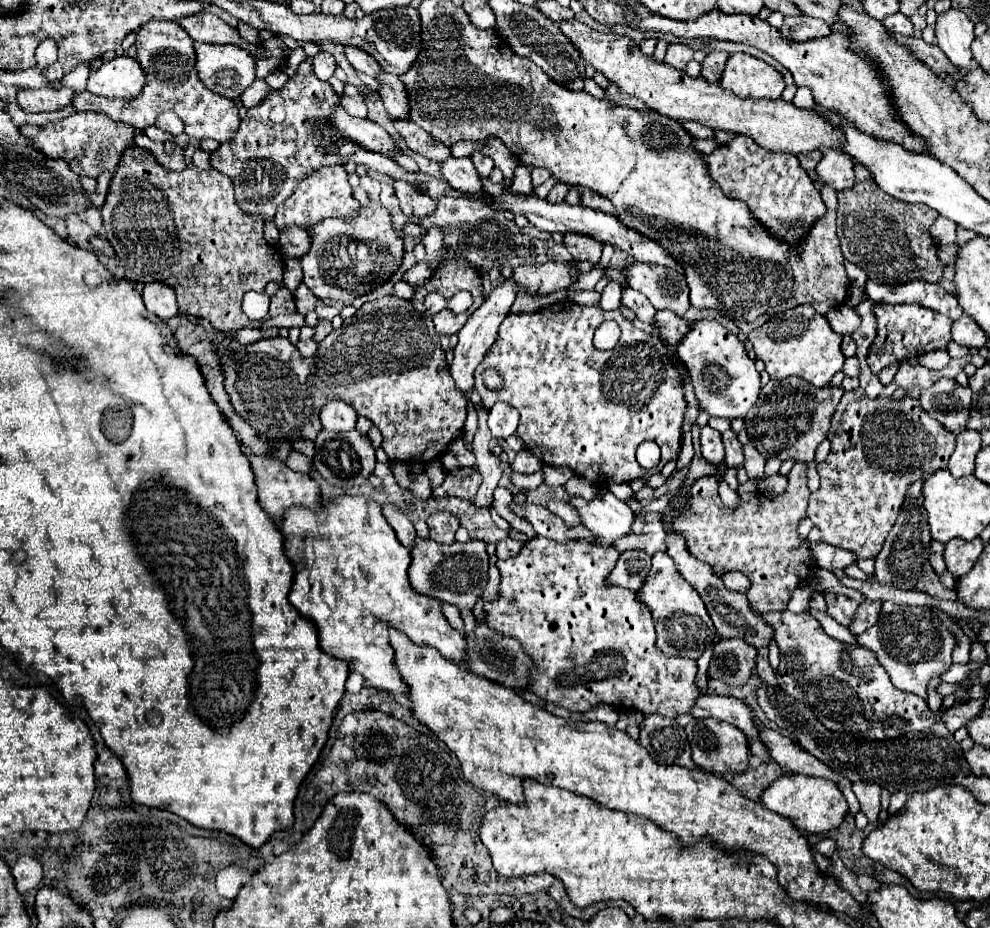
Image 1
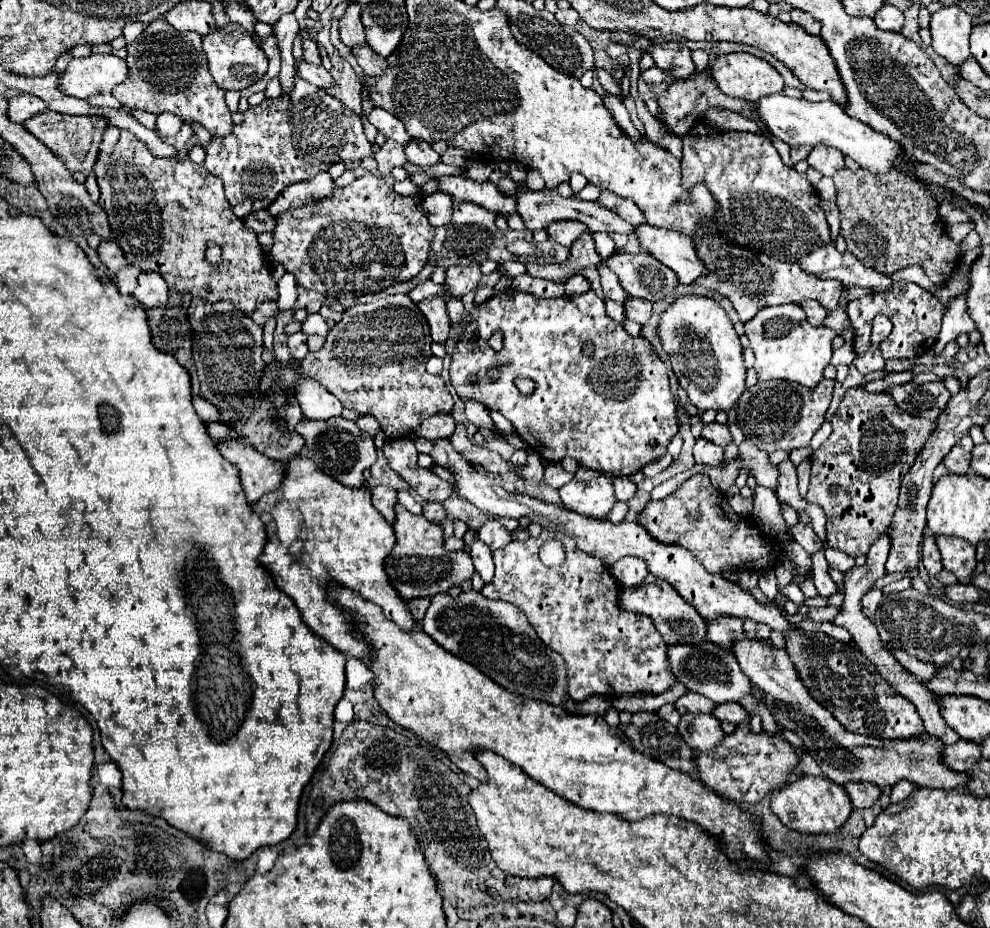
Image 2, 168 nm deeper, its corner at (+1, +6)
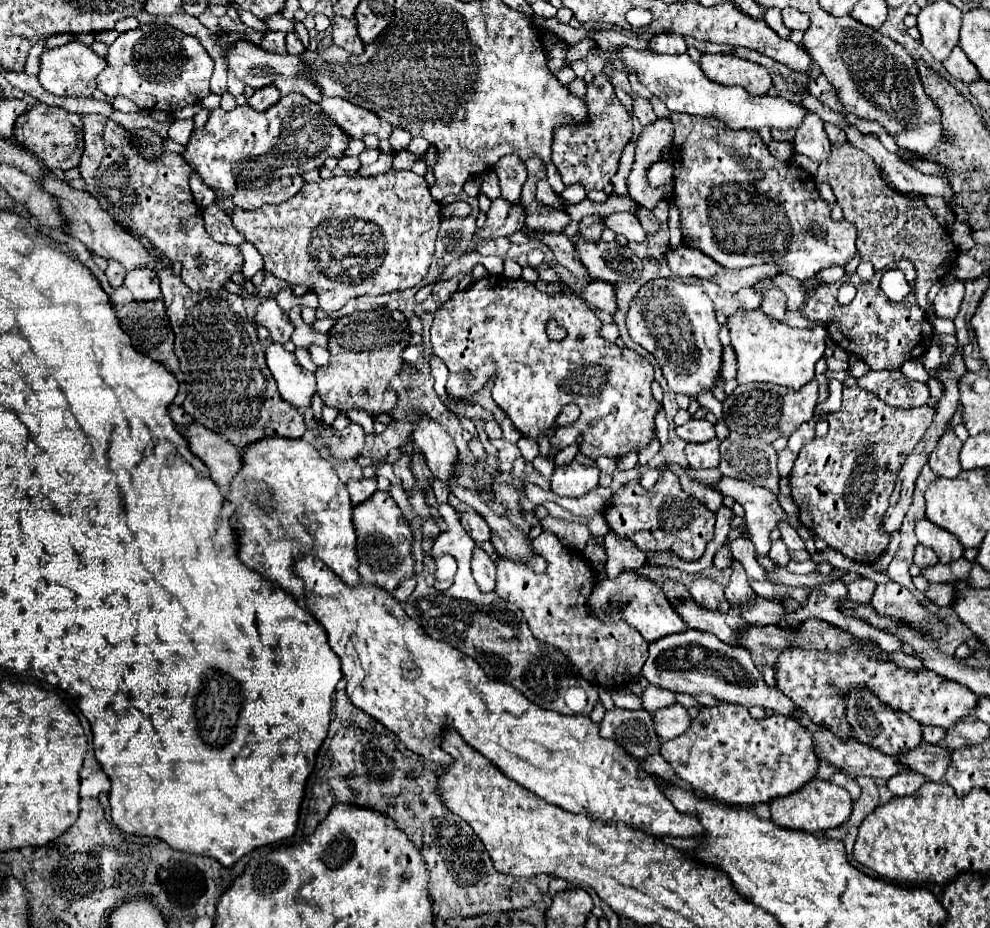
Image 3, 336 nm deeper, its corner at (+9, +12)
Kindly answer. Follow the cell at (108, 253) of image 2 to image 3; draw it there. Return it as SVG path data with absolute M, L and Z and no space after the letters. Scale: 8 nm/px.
M108 262L106 276L108 276L108 280L110 280L110 286L112 286L112 288L118 288L118 286L122 286L122 282L124 282L126 270L124 270L124 266L120 266L120 264L116 264L116 262Z

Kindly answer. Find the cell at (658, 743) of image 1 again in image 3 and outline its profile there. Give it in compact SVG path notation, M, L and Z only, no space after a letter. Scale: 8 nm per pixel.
M608 710L600 722L600 736L614 740L620 748L638 760L654 754L660 746L652 718L644 710Z

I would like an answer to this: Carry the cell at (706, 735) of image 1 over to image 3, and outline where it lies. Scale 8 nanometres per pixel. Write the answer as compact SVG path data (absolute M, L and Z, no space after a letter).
M672 704L672 706L652 712L652 720L656 724L656 734L662 740L672 740L672 738L680 736L684 732L684 728L688 728L688 724L690 724L686 708L680 704Z

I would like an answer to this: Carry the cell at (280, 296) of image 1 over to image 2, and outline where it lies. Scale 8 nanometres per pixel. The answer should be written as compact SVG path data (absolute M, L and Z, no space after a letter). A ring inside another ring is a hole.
M110 126L104 132L100 158L94 172L102 192L98 204L106 210L112 238L118 240L130 266L142 272L160 272L166 284L178 294L190 292L194 298L210 302L228 300L248 316L258 308L258 304L278 300L272 264L266 260L266 254L258 244L258 234L248 230L244 222L232 214L232 208L224 196L224 184L204 166L194 164L188 158L180 162L174 158L158 158L132 132ZM208 242L216 242L222 248L220 264L210 264L206 260Z

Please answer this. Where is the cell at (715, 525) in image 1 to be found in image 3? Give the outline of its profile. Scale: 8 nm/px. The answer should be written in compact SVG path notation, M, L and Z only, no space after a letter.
M662 472L652 490L644 490L638 480L626 482L618 492L612 494L612 504L604 512L604 520L610 532L630 538L644 552L652 550L674 550L682 560L694 562L704 554L706 544L714 536L714 514L688 496L678 482L674 472Z

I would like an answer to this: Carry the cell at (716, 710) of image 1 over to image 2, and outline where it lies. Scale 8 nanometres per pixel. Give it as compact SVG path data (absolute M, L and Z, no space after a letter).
M686 692L684 696L680 696L674 702L674 706L676 706L676 710L680 714L688 714L688 712L706 712L706 714L712 714L716 710L716 704L710 698L704 698L702 694L696 694L696 692Z

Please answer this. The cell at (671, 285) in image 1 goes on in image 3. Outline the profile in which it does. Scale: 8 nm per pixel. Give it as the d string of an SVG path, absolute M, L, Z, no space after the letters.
M574 234L572 244L576 246L578 260L586 268L588 276L592 280L604 280L604 282L618 282L618 250L620 246L616 242L604 242L604 240L582 240L578 234Z

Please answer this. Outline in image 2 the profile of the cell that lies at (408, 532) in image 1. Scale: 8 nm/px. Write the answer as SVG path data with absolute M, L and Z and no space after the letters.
M376 486L370 490L372 492L372 502L376 506L376 510L390 522L394 524L396 520L396 514L394 514L394 506L398 502L398 492L394 488L388 488L388 486Z

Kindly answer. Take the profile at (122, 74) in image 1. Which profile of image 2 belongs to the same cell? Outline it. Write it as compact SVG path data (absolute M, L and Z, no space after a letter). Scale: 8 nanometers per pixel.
M92 54L88 58L74 58L64 76L60 90L74 98L88 98L94 94L110 94L114 86L128 78L128 66L114 54Z

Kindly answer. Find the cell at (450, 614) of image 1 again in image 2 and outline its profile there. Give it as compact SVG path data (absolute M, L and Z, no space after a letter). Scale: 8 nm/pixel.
M418 598L418 600L410 600L410 612L414 614L414 618L420 622L426 614L426 608L430 606L430 598Z

